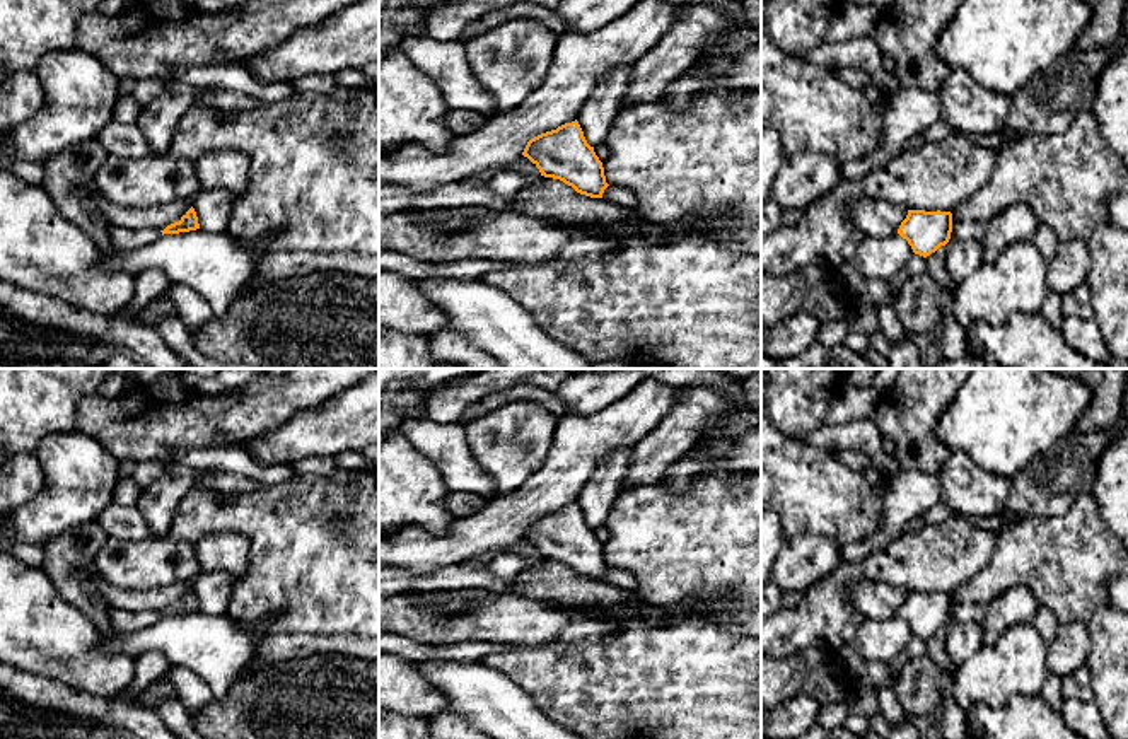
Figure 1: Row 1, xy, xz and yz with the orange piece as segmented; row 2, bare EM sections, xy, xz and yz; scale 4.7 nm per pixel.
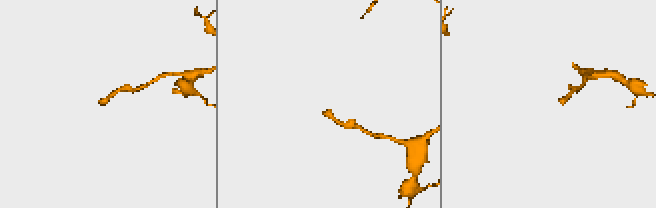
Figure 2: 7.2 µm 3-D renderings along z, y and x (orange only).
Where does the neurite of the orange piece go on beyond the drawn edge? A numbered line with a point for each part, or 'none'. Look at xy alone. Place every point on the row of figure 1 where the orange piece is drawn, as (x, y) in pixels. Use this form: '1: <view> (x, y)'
1: xy (122, 238)

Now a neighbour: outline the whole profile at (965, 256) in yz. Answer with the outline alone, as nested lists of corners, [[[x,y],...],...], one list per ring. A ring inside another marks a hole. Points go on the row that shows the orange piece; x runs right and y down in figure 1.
[[[951,237],[945,247],[945,266],[956,285],[973,275],[983,263],[981,241]]]

